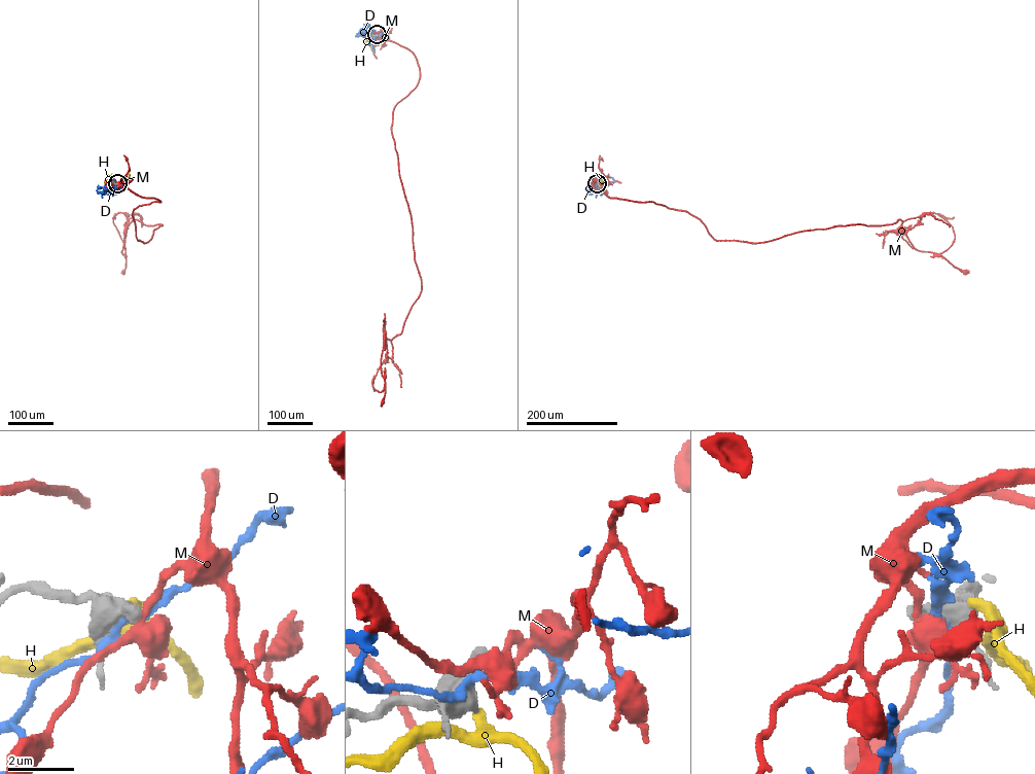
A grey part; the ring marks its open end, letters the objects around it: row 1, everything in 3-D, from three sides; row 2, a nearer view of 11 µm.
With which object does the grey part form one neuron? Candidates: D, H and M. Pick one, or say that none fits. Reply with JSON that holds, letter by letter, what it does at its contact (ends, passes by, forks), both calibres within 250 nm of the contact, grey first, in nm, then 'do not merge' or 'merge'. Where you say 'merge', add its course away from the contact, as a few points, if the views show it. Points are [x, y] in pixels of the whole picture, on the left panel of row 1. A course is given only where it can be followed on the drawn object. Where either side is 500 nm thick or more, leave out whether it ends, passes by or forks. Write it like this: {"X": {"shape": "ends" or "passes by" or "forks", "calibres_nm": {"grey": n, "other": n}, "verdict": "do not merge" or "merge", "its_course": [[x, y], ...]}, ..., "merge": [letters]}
{"D": {"calibres_nm": {"grey": 550, "other": 240}, "verdict": "do not merge"}, "H": {"calibres_nm": {"grey": 500, "other": 400}, "verdict": "do not merge"}, "M": {"shape": "forks", "calibres_nm": {"grey": 440, "other": 360}, "verdict": "do not merge"}, "merge": []}

